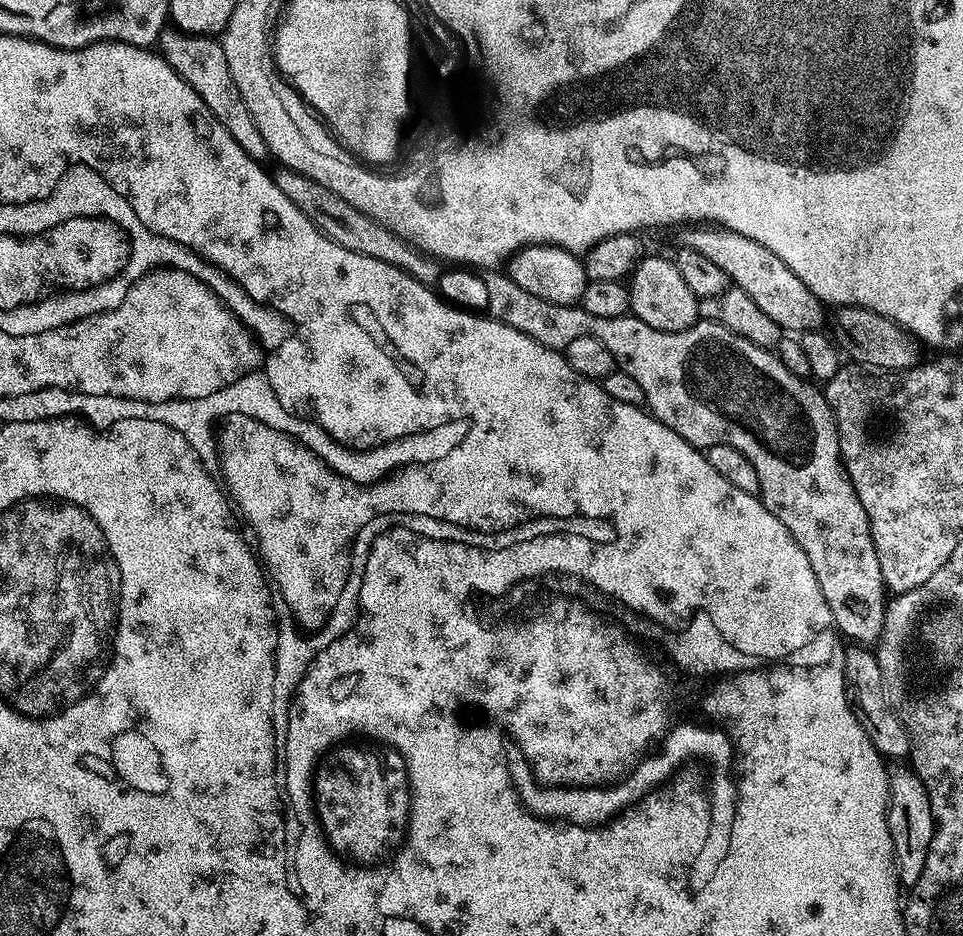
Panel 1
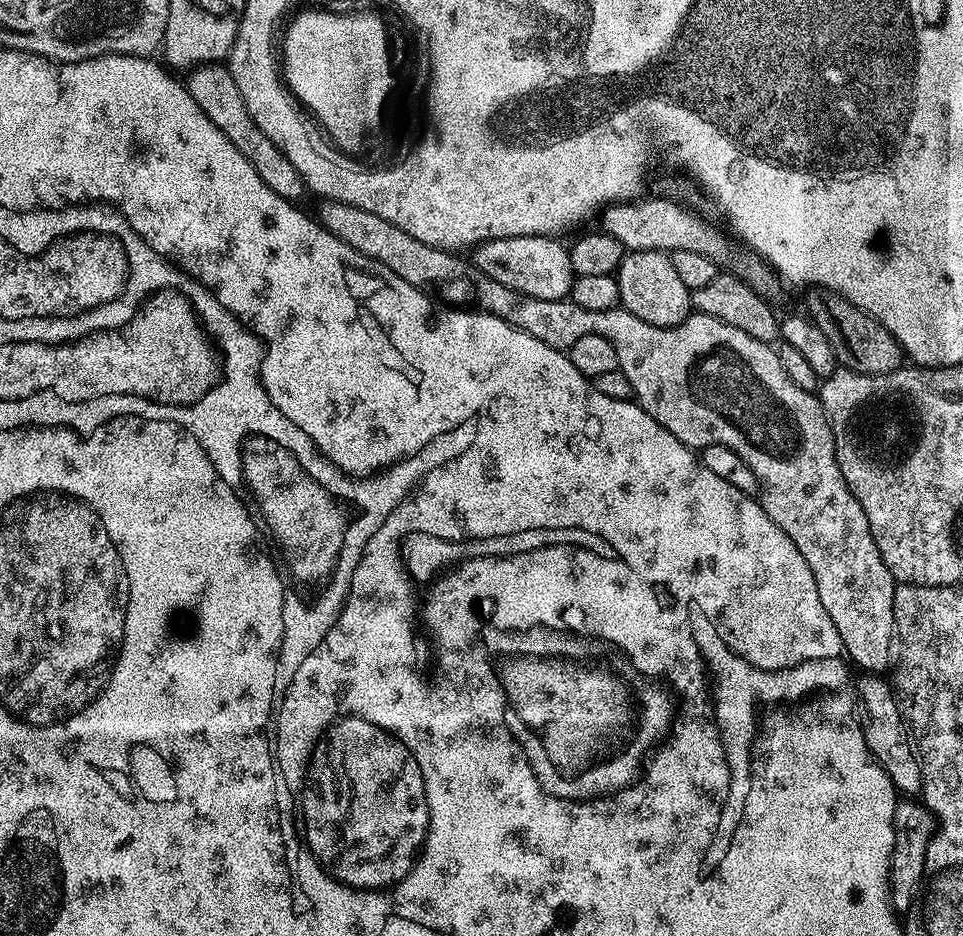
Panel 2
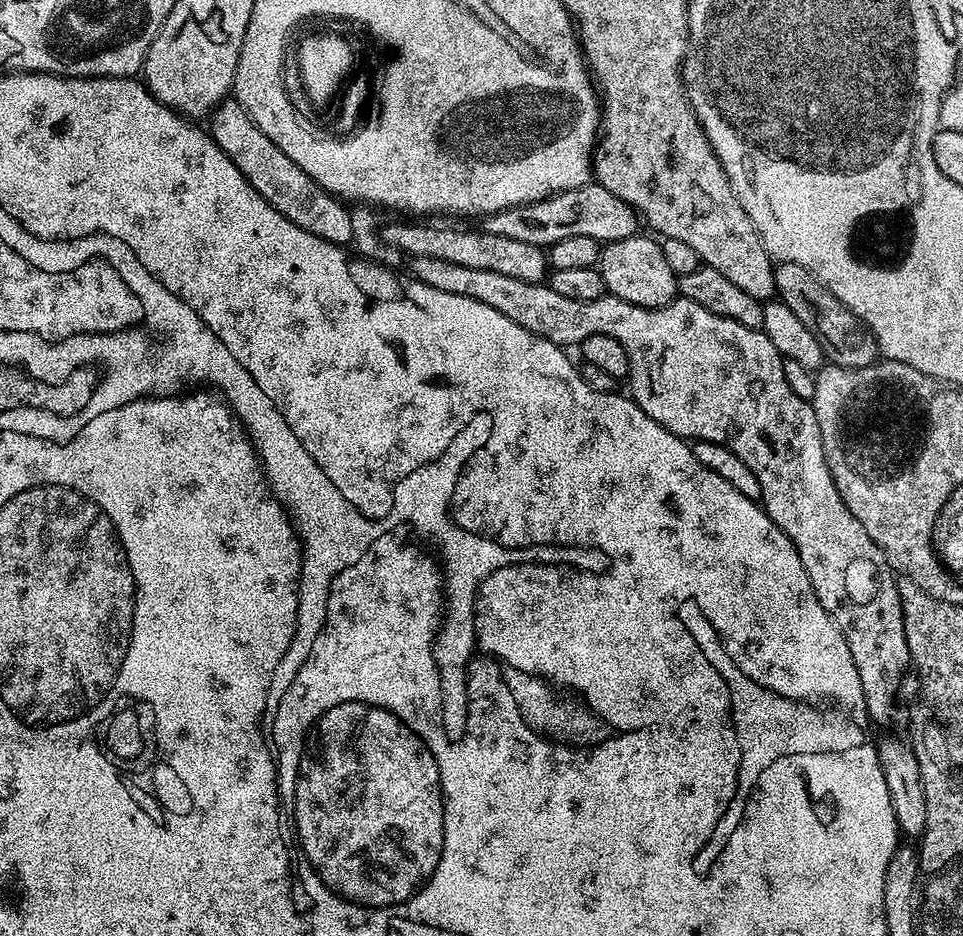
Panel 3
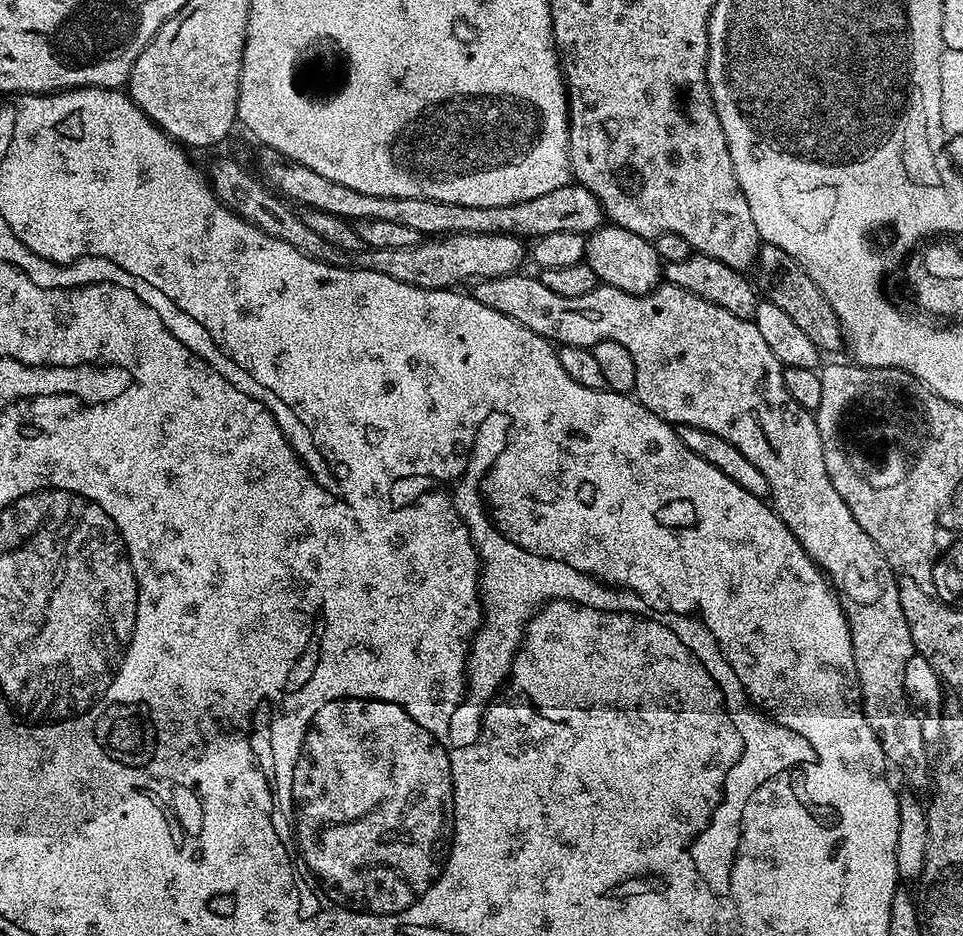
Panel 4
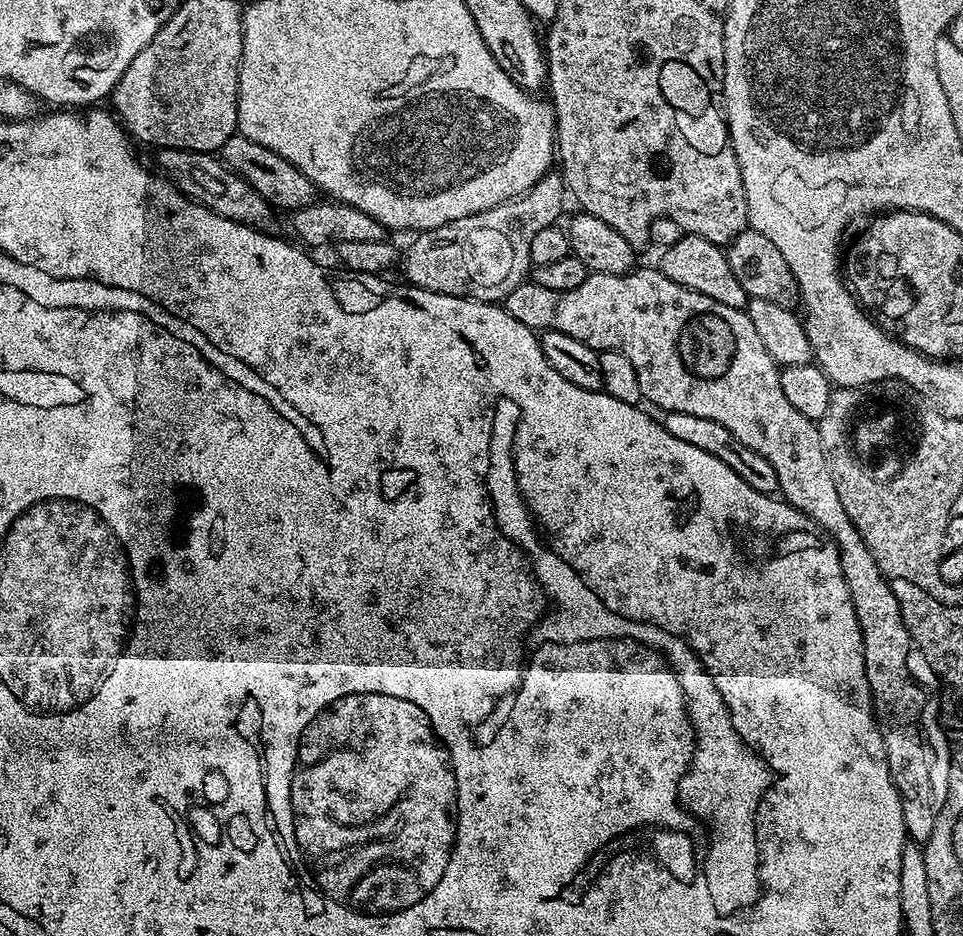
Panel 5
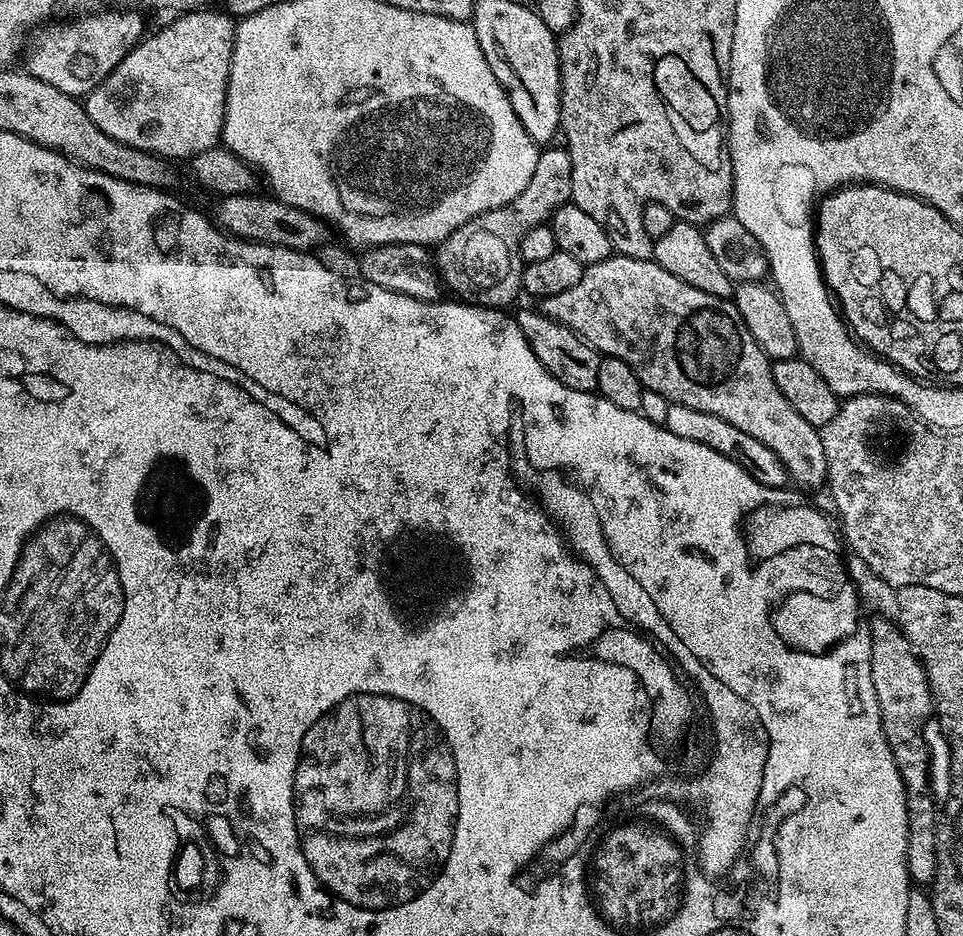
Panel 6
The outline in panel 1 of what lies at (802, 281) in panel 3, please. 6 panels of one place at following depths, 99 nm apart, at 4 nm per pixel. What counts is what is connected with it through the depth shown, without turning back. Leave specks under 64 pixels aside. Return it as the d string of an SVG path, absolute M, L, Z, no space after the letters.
M845 304L837 307L835 339L838 347L845 357L848 356L853 365L867 366L872 370L883 370L885 372L900 372L904 368L913 368L921 363L922 351L912 333L905 328L900 328L890 318L886 318L877 312L871 312L865 308L859 308L857 304Z

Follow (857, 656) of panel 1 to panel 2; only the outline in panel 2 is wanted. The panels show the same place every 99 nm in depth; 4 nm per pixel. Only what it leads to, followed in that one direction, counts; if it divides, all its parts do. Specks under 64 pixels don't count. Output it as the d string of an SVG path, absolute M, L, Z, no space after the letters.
M864 674L855 681L854 691L858 697L858 719L864 730L868 753L884 768L897 793L904 798L916 798L924 791L922 766L916 754L916 745L900 714L900 706L893 685L876 674Z

